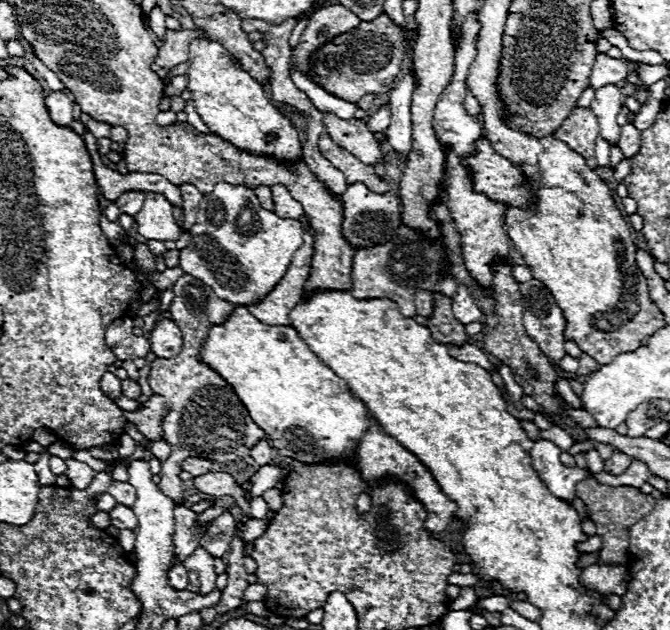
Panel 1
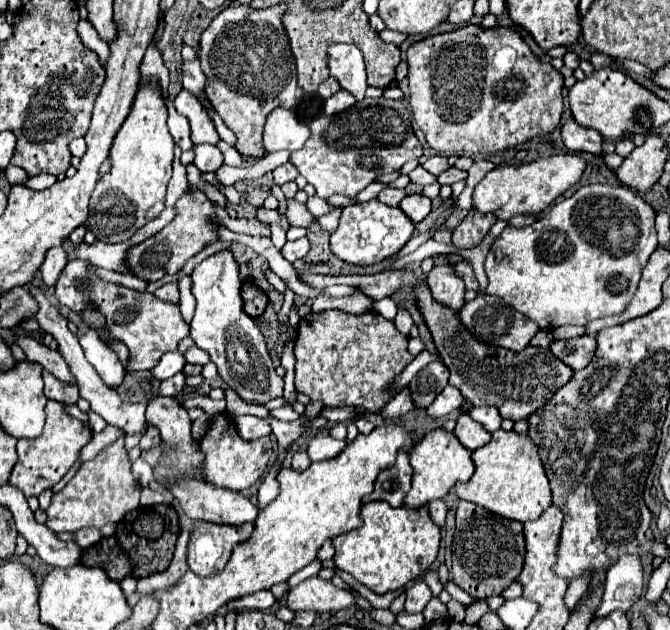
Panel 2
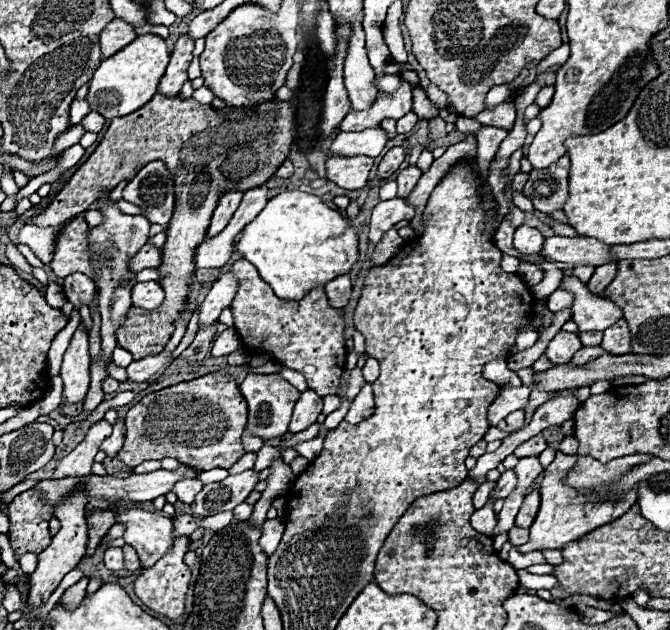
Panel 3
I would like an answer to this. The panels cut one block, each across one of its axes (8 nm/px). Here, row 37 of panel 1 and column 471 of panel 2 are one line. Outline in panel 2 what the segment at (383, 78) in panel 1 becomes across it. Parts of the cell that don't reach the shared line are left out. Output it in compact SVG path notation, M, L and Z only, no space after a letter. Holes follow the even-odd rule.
M418 286L418 306L432 332L436 350L450 370L450 384L456 386L472 406L496 406L502 418L528 420L530 414L540 410L574 374L564 366L550 348L526 346L522 352L510 352L492 344L478 342L462 326L458 314L432 300L428 286Z

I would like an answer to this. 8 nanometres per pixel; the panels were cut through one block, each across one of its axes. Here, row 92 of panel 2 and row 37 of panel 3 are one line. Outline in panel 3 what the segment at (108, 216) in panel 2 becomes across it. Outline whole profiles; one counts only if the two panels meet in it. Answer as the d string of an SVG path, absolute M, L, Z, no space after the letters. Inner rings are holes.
M140 34L132 44L124 46L114 56L102 60L90 80L90 110L102 114L106 120L112 120L118 116L128 116L136 112L136 108L142 108L156 94L160 78L164 76L164 68L168 66L168 56L170 52L164 38L156 34Z

